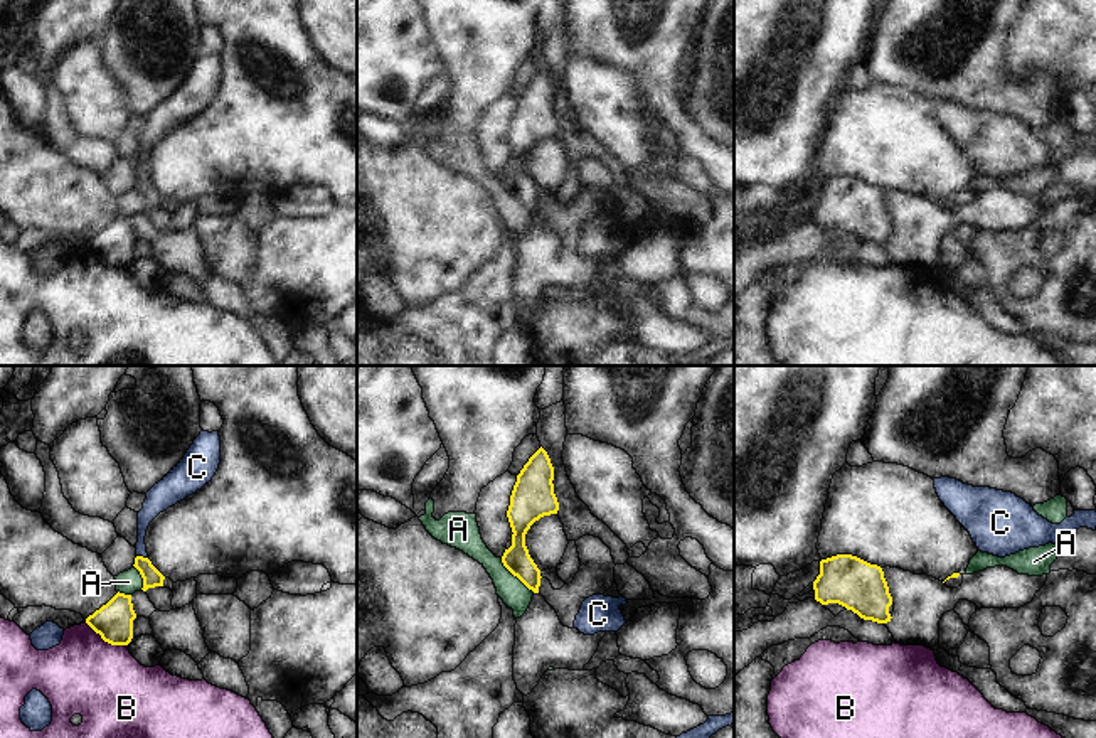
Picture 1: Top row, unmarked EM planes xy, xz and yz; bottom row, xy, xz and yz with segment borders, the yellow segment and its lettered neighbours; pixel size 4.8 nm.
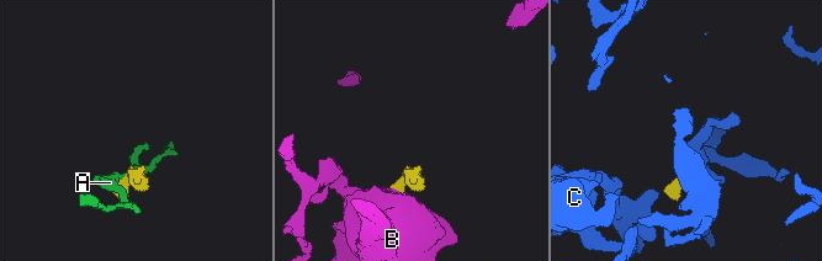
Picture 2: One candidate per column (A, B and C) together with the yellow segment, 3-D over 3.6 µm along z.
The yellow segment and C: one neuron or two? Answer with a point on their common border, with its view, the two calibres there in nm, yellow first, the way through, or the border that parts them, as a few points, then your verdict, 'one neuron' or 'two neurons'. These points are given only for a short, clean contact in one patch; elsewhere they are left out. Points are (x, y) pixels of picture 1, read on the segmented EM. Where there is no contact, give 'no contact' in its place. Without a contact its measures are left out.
meets yellow in xy at (142, 556); 90 nm thick on the yellow side, 90 nm on the other; runs through xy (152, 577), (142, 556), (142, 526), (152, 506); one neuron

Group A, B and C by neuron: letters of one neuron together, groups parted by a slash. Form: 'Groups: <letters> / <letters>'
Groups: A / B / C

